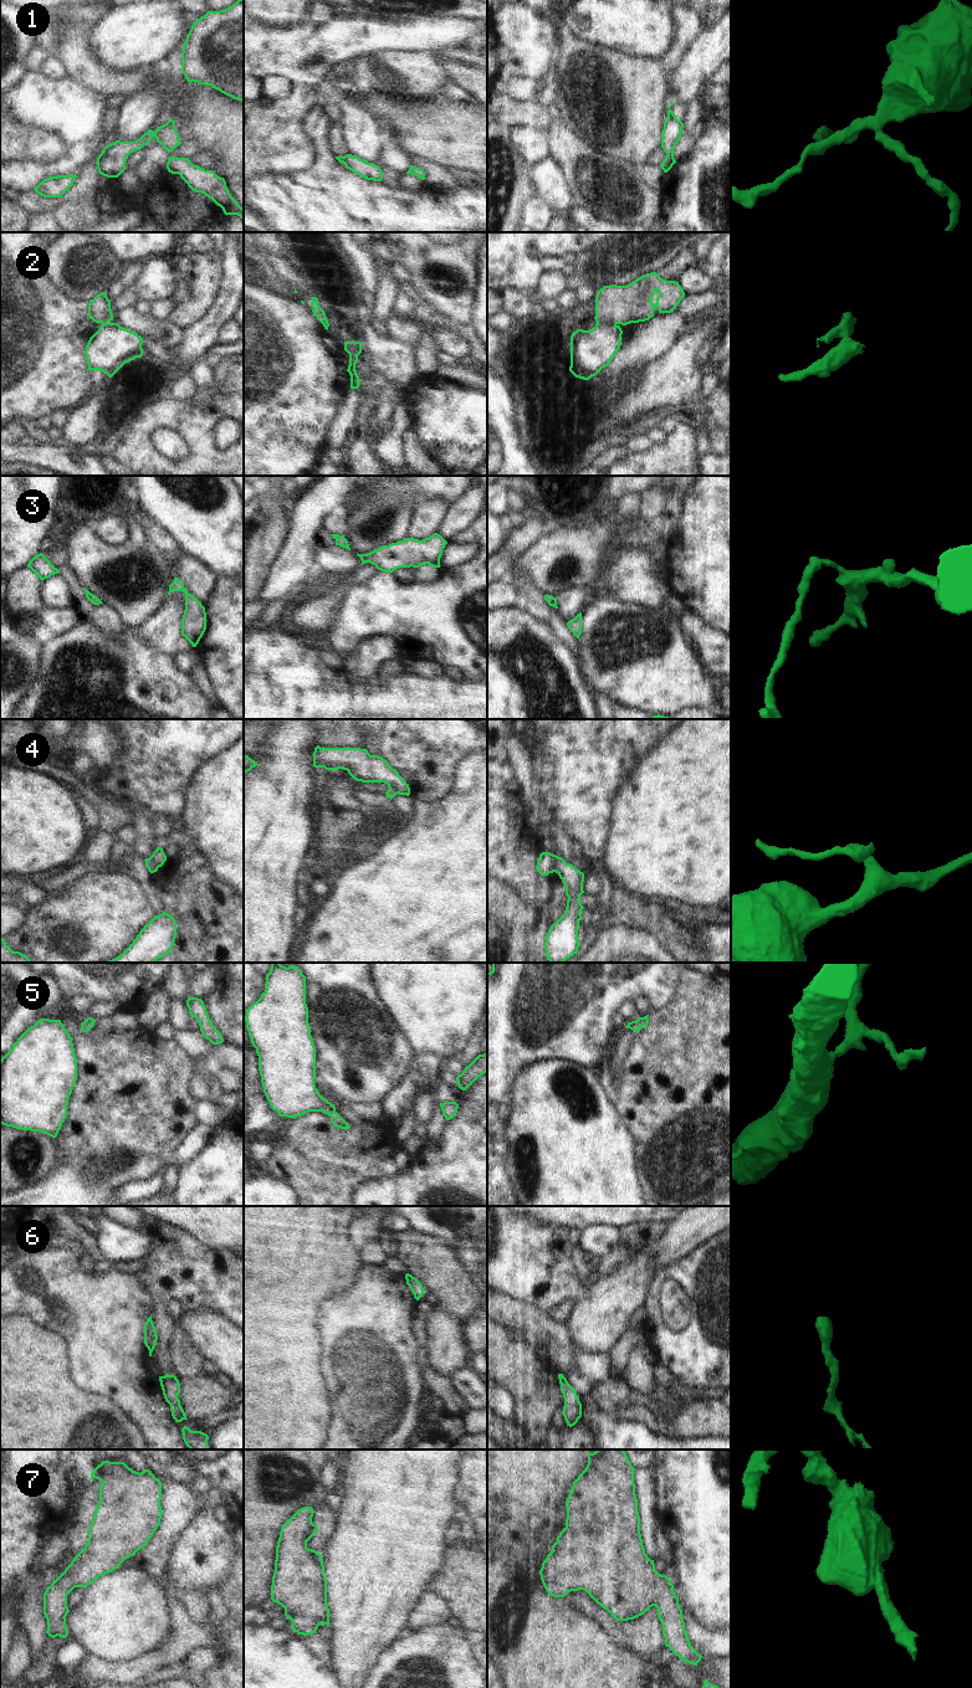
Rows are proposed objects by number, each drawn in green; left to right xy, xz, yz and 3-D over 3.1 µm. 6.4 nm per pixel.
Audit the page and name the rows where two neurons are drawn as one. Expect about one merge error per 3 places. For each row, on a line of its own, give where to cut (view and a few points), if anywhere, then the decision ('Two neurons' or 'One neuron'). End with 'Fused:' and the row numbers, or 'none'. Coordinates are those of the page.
1: No split. One neuron
2: Split along xz (347, 342), (353, 349), (351, 357), (357, 360). Two neurons
3: No split. One neuron
4: Split along yz (559, 857), (553, 871). Two neurons
5: No split. One neuron
6: No split. One neuron
7: No split. One neuron
Fused: 2, 4

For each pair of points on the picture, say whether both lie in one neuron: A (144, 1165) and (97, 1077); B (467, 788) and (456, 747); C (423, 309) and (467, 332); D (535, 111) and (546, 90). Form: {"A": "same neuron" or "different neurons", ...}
{"A": "same neuron", "B": "different neurons", "C": "same neuron", "D": "different neurons"}

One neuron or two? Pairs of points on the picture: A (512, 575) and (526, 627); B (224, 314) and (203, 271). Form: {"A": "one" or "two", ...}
{"A": "two", "B": "two"}

